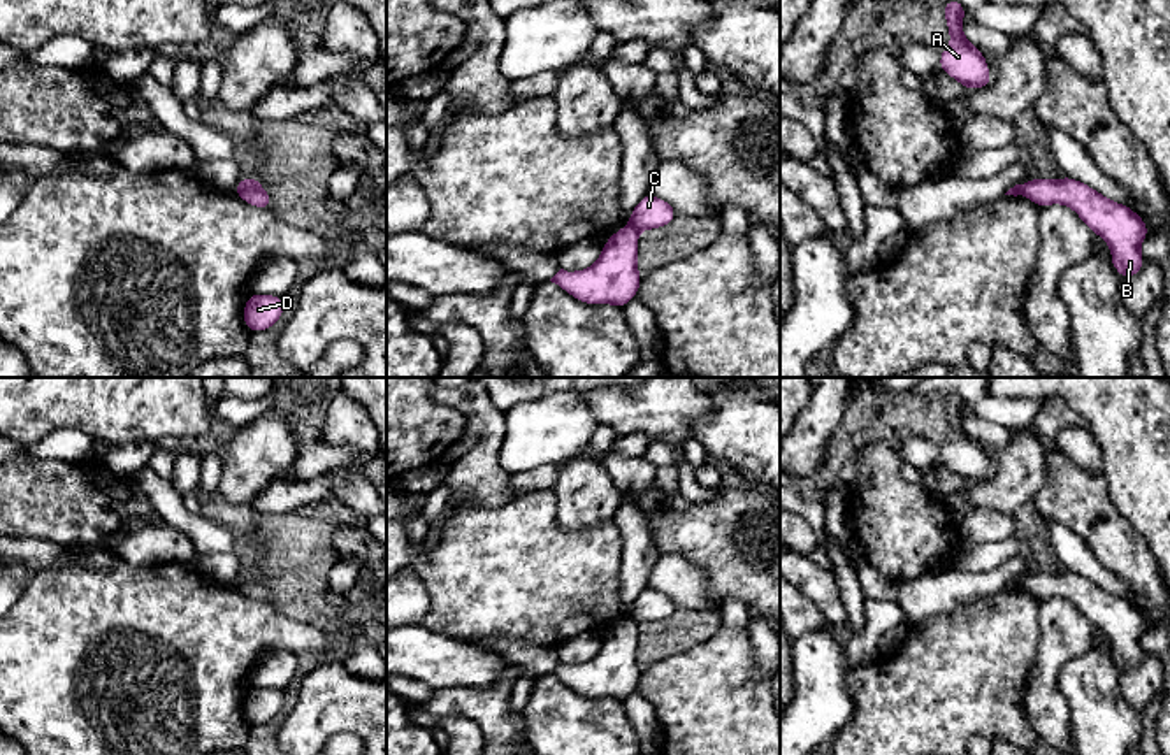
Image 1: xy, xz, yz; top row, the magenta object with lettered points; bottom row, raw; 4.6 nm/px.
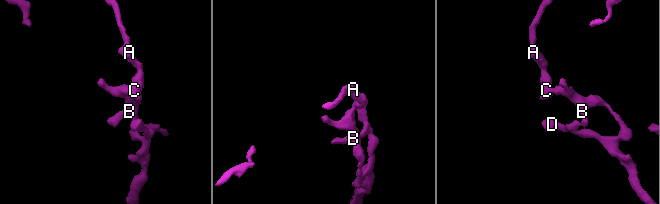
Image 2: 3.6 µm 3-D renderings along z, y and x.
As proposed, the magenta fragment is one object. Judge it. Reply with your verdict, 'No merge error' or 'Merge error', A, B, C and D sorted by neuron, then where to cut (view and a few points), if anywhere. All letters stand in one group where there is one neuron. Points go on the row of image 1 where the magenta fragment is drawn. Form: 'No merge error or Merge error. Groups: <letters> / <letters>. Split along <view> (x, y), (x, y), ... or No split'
Merge error. Groups: A C / B D. Split along xz (629, 225), (636, 232)

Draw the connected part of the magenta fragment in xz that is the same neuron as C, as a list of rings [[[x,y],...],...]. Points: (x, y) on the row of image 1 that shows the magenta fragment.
[[[645,195],[629,216],[629,226],[636,232],[652,230],[669,225],[676,216],[676,211],[671,204],[655,195]]]

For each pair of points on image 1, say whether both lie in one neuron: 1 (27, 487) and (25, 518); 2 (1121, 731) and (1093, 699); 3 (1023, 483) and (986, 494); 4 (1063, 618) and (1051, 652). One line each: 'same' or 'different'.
1: same
2: same
3: same
4: same

